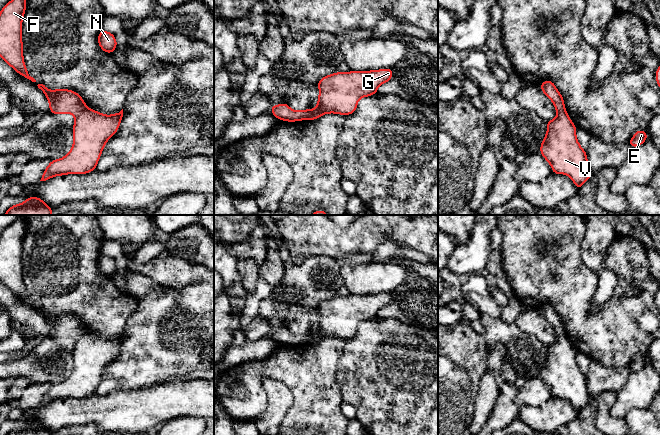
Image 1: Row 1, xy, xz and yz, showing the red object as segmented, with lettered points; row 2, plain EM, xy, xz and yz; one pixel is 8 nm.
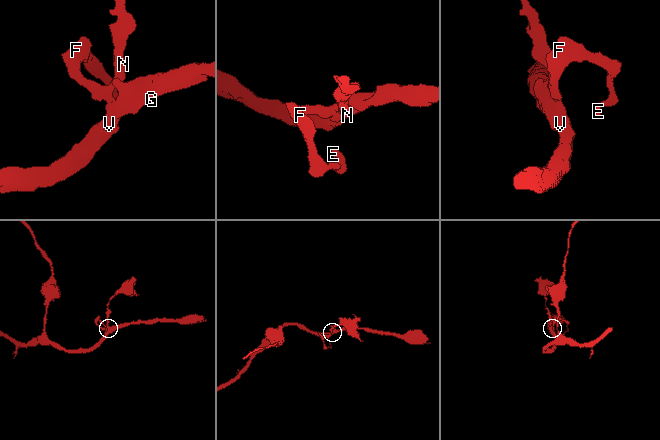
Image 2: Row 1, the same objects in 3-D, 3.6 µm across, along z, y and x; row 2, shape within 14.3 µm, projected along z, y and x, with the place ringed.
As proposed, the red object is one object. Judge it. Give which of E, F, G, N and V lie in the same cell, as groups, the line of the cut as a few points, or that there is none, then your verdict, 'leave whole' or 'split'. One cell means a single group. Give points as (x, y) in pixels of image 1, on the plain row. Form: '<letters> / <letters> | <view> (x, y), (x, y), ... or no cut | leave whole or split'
E F N / G V | xy (87, 331), (75, 341) | split

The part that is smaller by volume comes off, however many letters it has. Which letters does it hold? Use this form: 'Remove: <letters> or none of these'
Remove: E, F, N

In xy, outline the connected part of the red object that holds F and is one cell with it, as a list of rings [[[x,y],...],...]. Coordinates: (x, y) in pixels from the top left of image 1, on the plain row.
[[[20,215],[16,221],[8,226],[0,235],[0,281],[10,289],[17,297],[23,301],[36,306],[36,304],[28,299],[23,282],[22,267],[22,244],[26,234],[26,217]]]

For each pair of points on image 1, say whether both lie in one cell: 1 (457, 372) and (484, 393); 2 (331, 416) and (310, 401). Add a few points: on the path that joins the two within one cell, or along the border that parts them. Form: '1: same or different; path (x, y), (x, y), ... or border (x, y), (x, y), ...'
1: different; border (486, 370), (479, 384), (473, 412)
2: same; path (326, 416), (315, 406)

